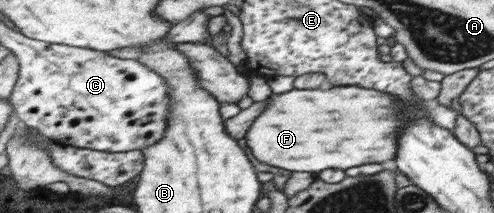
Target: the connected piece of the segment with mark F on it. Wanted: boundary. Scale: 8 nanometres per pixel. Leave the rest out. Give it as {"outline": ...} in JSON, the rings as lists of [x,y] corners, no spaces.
{"outline":[[[359,86],[330,90],[290,90],[272,94],[268,108],[252,122],[246,144],[262,164],[290,172],[322,172],[326,168],[348,170],[360,164],[384,162],[396,156],[396,138],[402,124],[391,94]]]}

